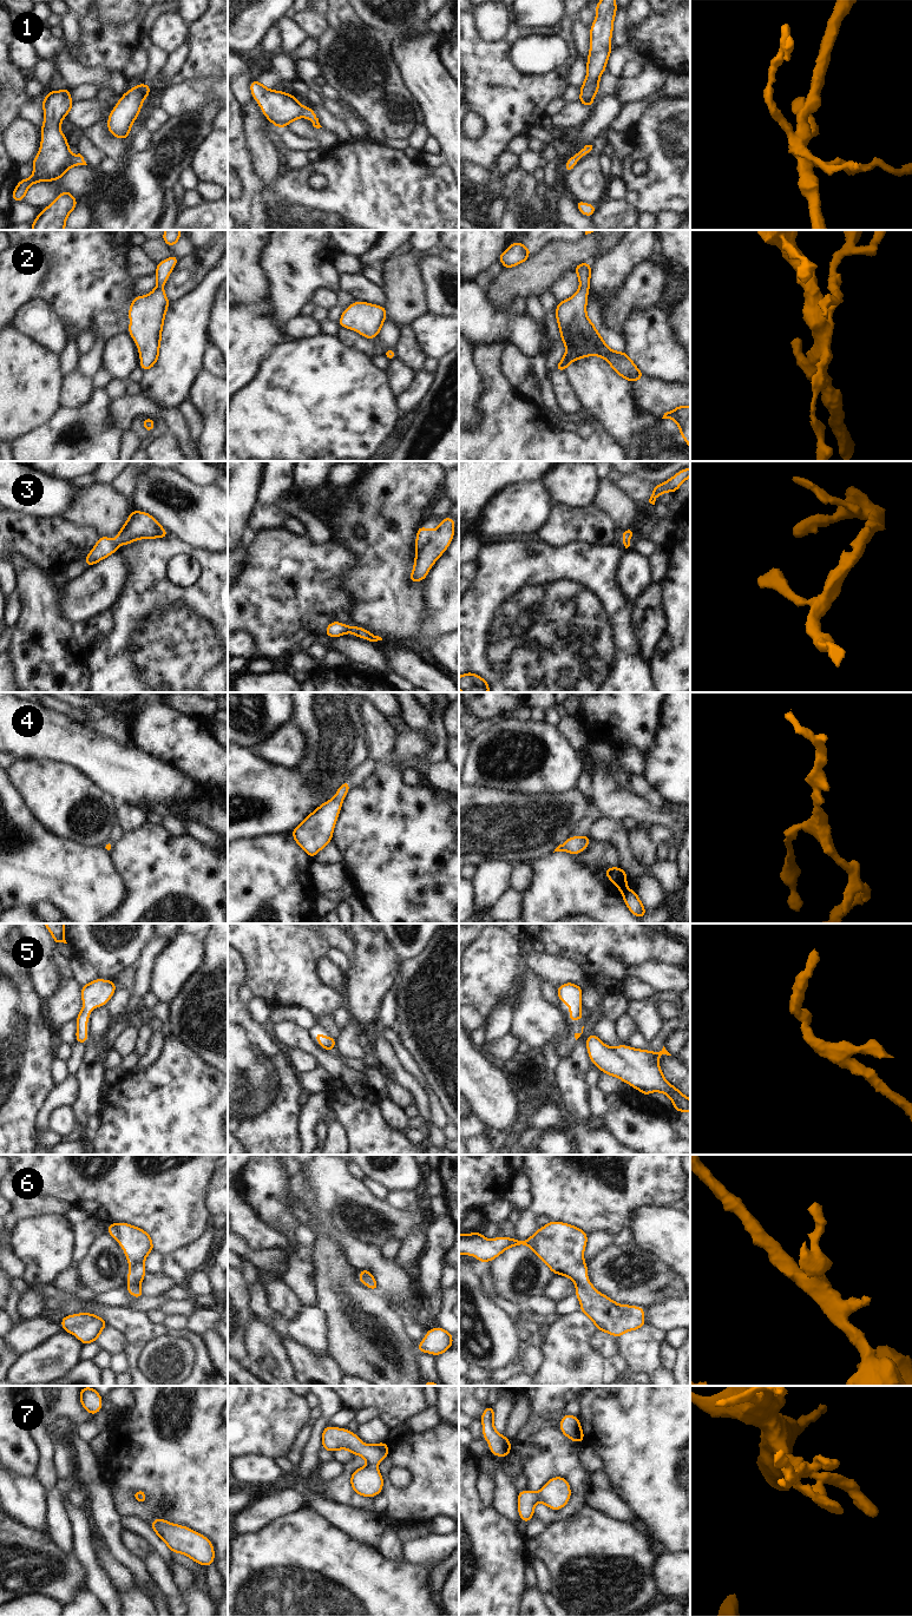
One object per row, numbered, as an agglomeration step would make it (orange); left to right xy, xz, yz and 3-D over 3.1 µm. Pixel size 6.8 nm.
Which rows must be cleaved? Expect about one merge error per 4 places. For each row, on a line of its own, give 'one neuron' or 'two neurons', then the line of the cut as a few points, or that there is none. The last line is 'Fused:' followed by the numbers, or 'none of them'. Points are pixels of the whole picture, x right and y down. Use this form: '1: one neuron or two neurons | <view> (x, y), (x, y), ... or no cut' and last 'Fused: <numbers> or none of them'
1: one neuron | no cut
2: one neuron | no cut
3: one neuron | no cut
4: one neuron | no cut
5: one neuron | no cut
6: one neuron | no cut
7: one neuron | no cut
Fused: none of them

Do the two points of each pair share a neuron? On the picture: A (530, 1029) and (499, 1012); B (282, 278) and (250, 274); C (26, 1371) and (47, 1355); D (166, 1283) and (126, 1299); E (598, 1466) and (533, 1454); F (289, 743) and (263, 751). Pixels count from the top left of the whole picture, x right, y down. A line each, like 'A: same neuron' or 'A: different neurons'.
A: different neurons
B: different neurons
C: same neuron
D: different neurons
E: different neurons
F: same neuron

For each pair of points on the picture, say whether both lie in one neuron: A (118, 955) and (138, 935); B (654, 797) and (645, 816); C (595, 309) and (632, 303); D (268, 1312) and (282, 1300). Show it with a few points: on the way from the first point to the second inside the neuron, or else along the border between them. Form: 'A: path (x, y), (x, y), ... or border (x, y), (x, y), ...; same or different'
A: path (123, 951), (133, 940); same
B: border (629, 790), (655, 806), (670, 808), (676, 814); different
C: border (601, 297), (603, 303), (602, 323), (617, 332); different
D: border (263, 1283), (268, 1302), (283, 1318); different

